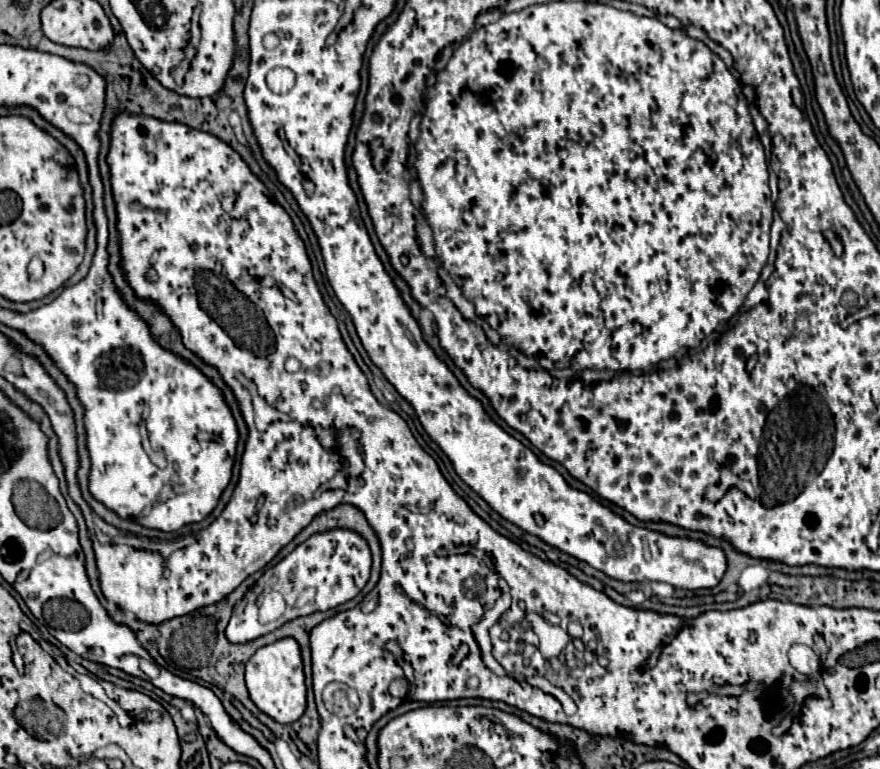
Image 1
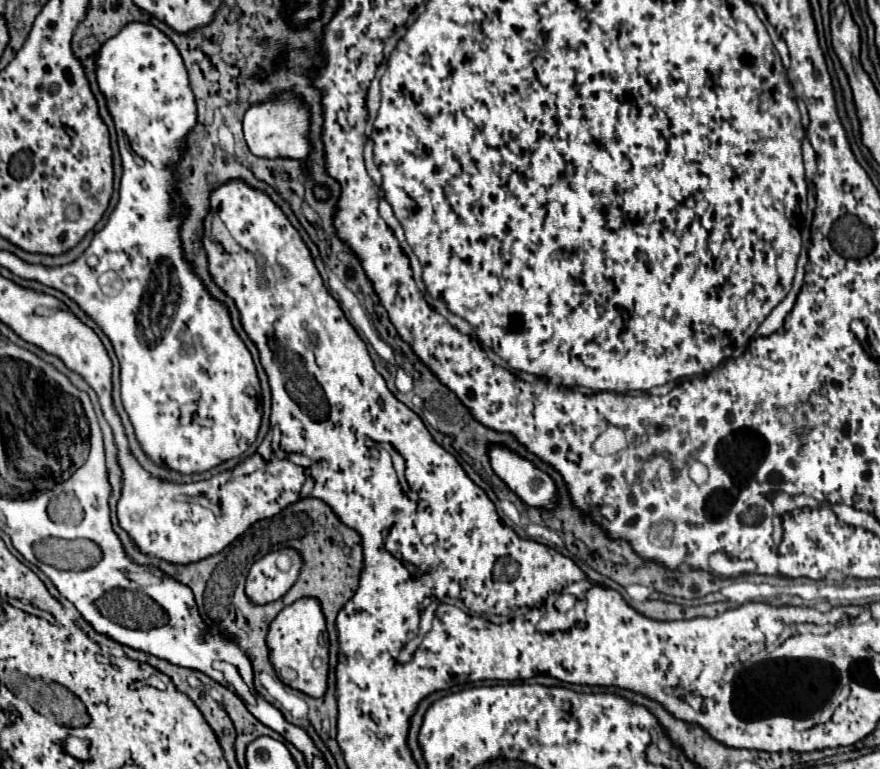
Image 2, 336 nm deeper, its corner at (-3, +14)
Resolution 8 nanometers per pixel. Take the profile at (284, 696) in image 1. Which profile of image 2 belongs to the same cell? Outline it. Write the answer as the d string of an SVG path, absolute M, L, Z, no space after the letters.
M299 598L291 606L285 606L271 622L267 644L271 650L273 668L287 686L297 688L311 698L321 698L327 692L329 640L325 616L317 598Z

